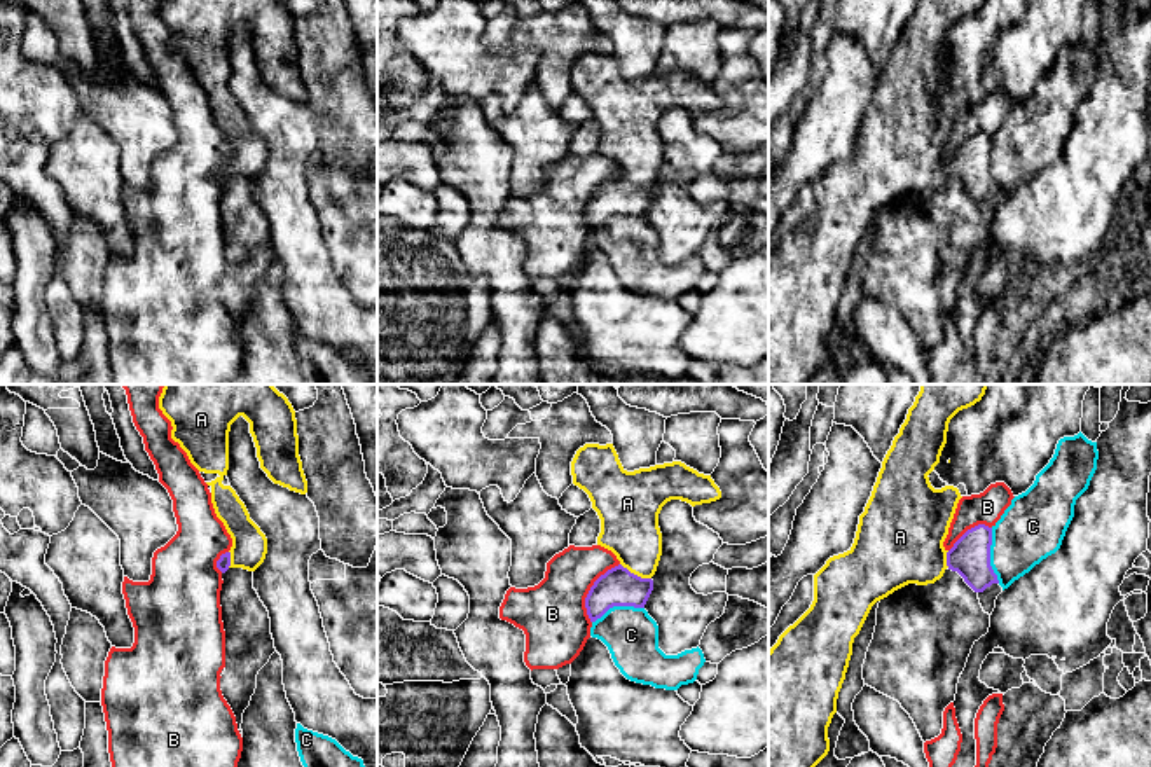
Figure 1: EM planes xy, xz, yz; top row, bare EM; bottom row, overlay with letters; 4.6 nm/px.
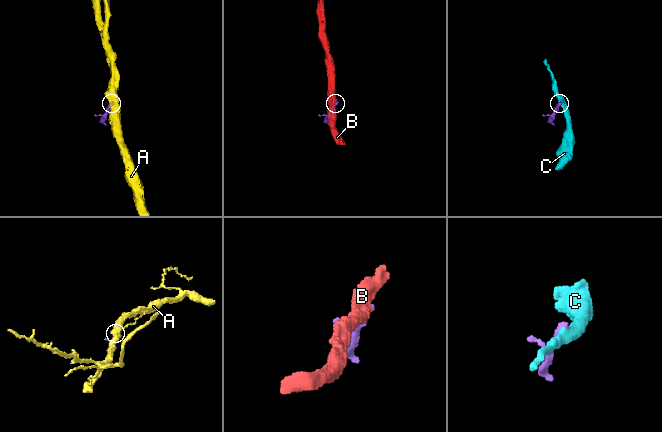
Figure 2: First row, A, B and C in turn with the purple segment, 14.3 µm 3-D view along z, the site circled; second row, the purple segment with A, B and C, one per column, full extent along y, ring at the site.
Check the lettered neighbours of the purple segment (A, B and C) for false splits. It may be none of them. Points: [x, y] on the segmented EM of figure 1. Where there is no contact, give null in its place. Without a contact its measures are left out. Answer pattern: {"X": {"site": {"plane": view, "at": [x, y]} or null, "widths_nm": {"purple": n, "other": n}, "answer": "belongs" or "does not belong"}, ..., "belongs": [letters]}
{"A": {"site": {"plane": "xz", "at": [636, 575]}, "widths_nm": {"purple": 180, "other": 280}, "answer": "belongs"}, "B": {"site": {"plane": "xz", "at": [589, 591]}, "widths_nm": {"purple": 180, "other": 300}, "answer": "does not belong"}, "C": {"site": {"plane": "yz", "at": [989, 556]}, "widths_nm": {"purple": 190, "other": 300}, "answer": "does not belong"}, "belongs": ["A"]}

